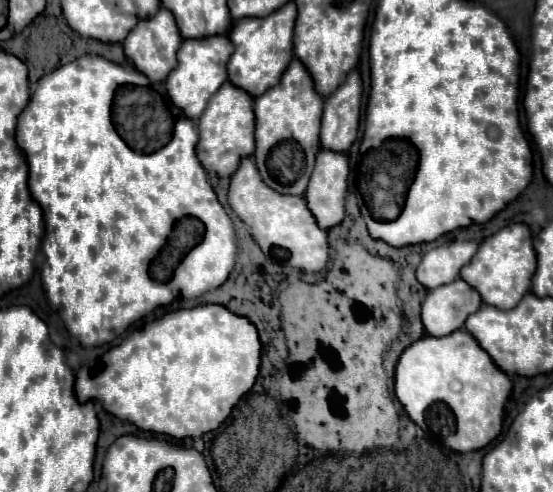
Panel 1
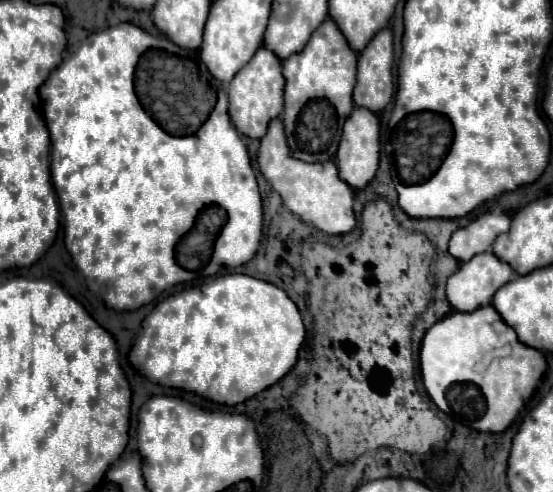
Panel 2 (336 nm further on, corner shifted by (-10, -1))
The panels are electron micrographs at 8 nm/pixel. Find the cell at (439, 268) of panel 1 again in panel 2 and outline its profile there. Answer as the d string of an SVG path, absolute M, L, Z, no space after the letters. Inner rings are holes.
M488 212L474 222L470 222L464 228L458 228L452 238L448 252L458 262L468 262L472 256L480 252L488 252L492 248L492 242L498 234L508 232L510 228L510 216L504 212Z

